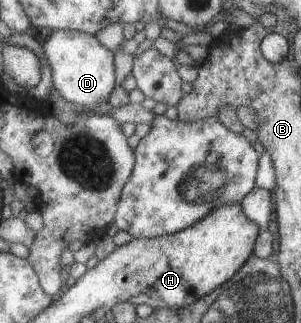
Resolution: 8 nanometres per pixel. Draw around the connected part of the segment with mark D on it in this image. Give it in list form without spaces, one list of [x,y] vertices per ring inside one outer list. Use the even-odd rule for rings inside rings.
[[[54,30],[43,44],[51,67],[53,86],[75,106],[100,105],[108,101],[114,89],[114,52],[102,45],[95,35],[78,30]]]

